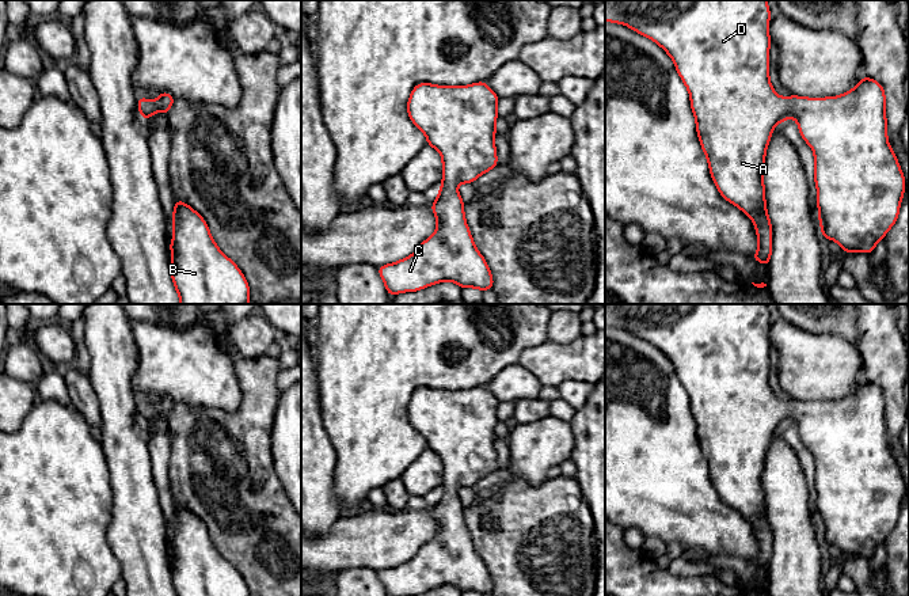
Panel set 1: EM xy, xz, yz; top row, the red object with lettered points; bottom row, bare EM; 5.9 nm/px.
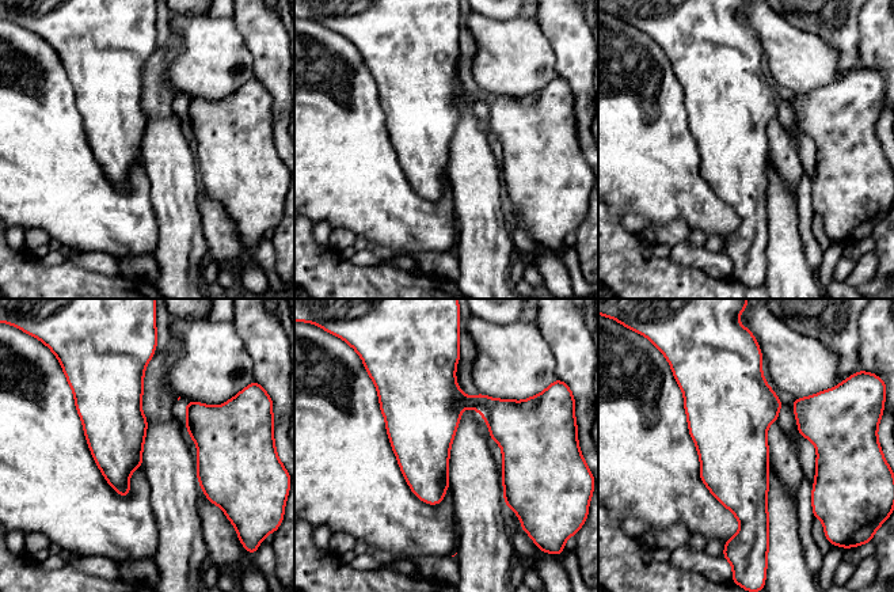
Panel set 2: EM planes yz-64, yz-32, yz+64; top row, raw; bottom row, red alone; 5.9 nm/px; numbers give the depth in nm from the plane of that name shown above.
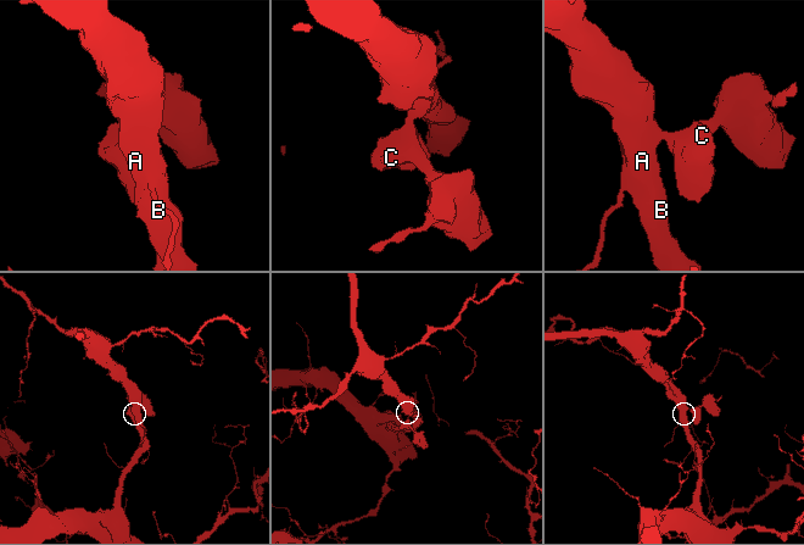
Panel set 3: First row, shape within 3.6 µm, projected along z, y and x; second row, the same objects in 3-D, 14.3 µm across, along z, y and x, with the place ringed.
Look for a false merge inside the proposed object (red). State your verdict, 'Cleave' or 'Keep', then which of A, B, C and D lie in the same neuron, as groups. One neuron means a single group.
Keep. Groups: A B C D

